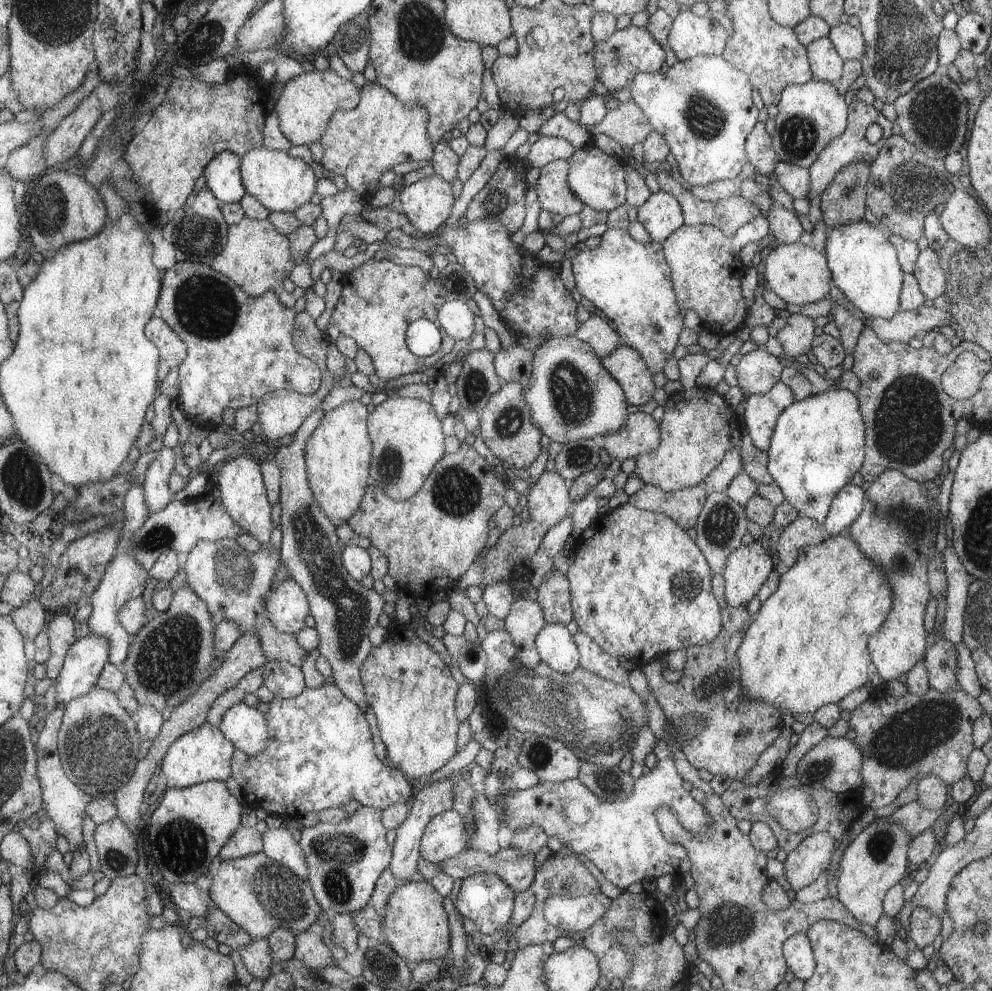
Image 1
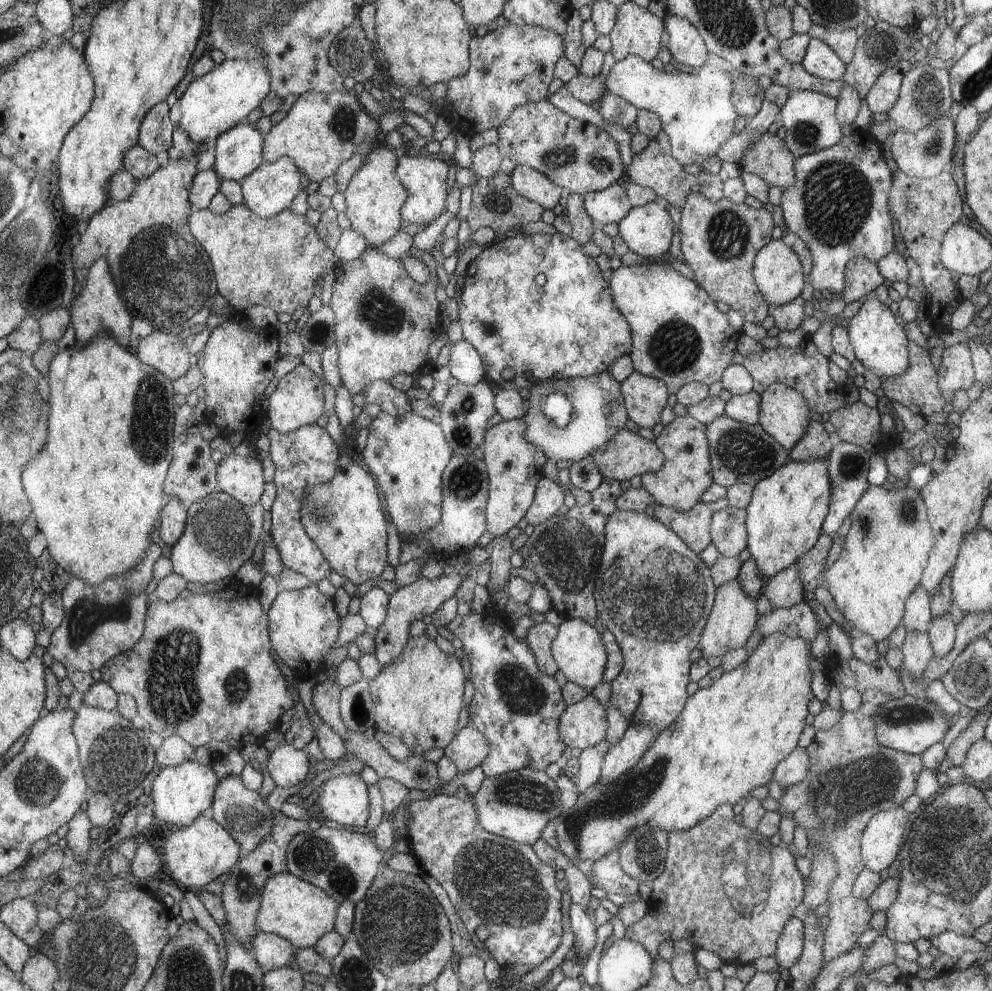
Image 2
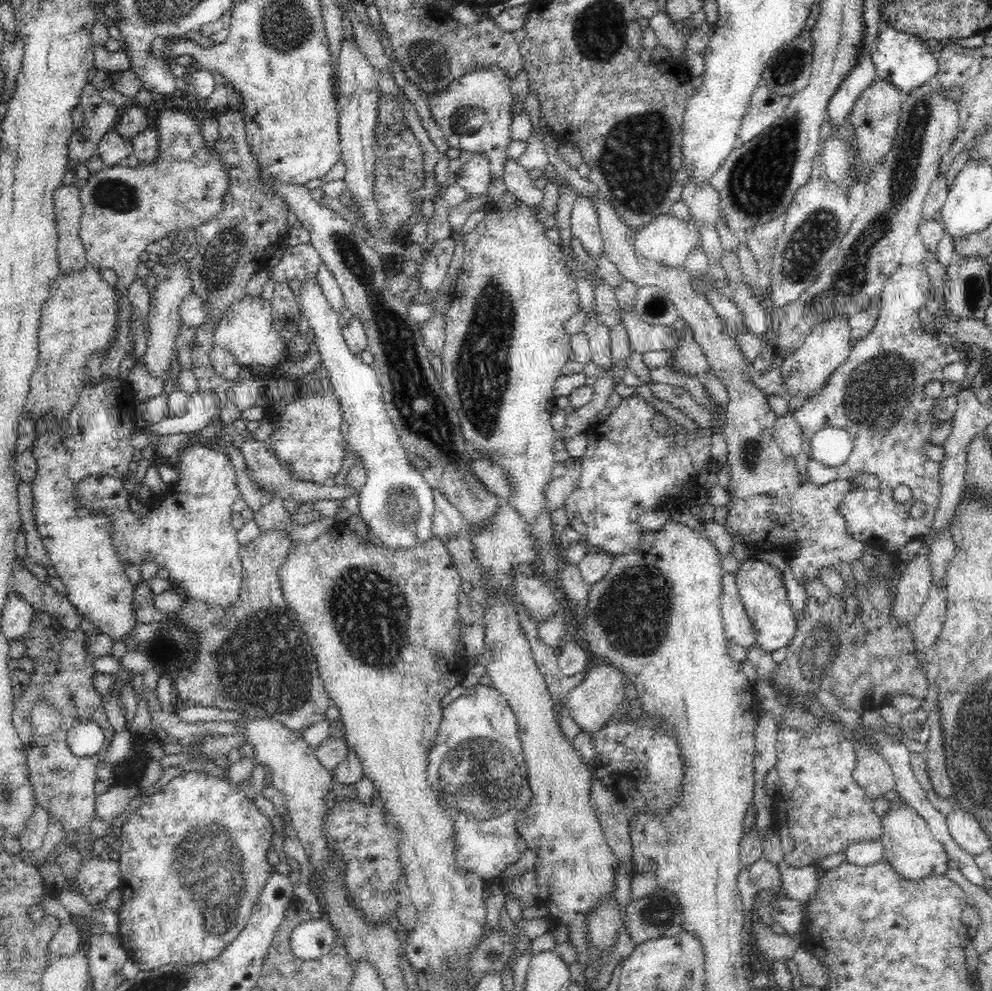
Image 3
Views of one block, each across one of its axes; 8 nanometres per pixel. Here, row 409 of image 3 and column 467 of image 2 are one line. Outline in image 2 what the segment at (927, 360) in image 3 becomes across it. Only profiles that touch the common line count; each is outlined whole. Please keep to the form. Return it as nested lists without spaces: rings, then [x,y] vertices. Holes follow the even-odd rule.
[[[450,794],[431,795],[426,800],[410,802],[408,810],[412,816],[406,835],[410,853],[420,866],[421,873],[438,880],[448,892],[476,947],[488,950],[492,959],[503,968],[516,964],[538,967],[560,952],[560,945],[564,945],[564,920],[568,920],[562,908],[566,887],[560,880],[560,872],[540,860],[532,845],[488,832],[479,822],[476,800],[472,794],[467,800]],[[480,926],[486,926],[490,932],[482,942],[476,937]]]

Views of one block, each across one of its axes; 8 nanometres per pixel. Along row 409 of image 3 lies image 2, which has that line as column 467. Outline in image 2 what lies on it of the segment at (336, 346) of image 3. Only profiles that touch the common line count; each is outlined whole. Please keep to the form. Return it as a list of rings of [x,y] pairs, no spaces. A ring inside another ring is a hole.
[[[464,338],[453,344],[449,367],[451,375],[462,384],[472,386],[484,381],[486,365],[482,354]]]

